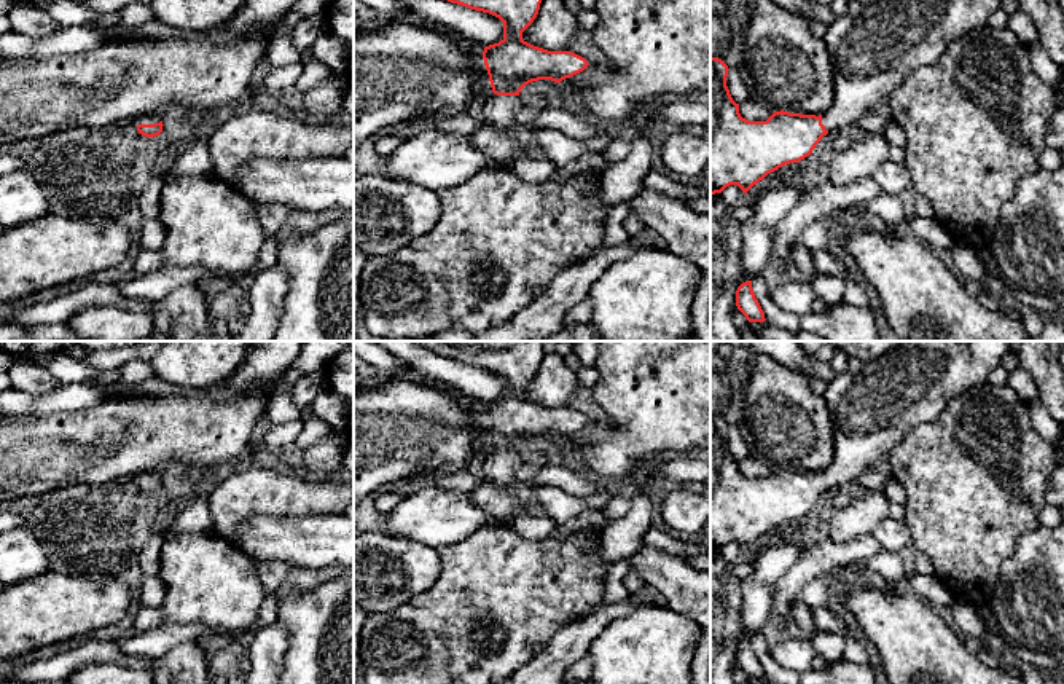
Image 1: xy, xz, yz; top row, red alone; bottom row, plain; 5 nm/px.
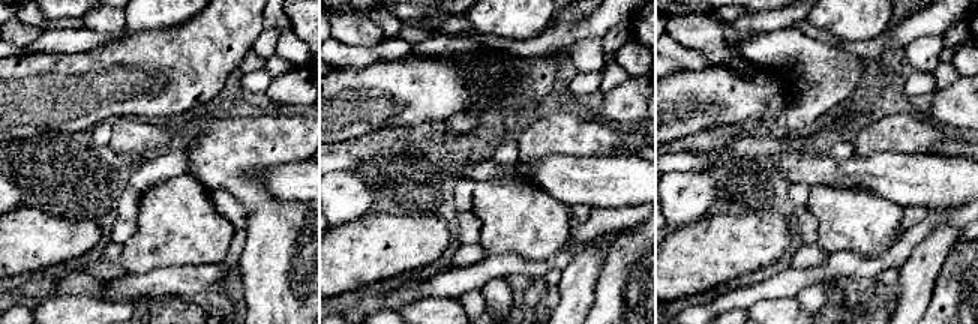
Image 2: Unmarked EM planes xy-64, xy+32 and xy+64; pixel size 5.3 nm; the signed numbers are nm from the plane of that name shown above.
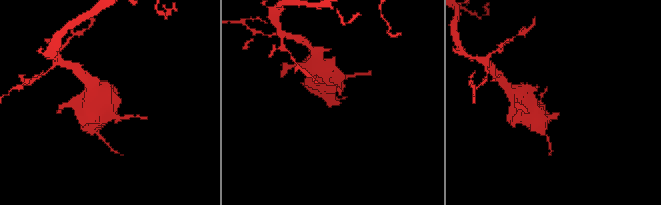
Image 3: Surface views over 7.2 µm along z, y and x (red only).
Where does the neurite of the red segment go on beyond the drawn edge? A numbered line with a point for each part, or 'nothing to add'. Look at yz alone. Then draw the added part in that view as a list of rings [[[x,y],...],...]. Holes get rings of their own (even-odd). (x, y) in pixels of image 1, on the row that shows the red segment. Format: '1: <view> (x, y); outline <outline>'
1: yz (872, 55); outline [[[879,0],[860,16],[844,14],[828,26],[823,45],[833,64],[835,100],[822,115],[831,134],[847,131],[887,102],[906,75],[937,64],[951,41],[986,26],[1003,0]]]

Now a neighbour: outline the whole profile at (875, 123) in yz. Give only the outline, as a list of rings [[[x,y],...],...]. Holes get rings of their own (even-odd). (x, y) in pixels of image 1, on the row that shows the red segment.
[[[873,110],[863,115],[857,123],[860,129],[870,134],[884,134],[889,124],[889,118],[881,115],[878,110]]]

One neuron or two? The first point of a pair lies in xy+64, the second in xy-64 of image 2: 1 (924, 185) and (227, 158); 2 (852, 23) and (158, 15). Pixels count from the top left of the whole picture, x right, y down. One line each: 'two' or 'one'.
1: two
2: one

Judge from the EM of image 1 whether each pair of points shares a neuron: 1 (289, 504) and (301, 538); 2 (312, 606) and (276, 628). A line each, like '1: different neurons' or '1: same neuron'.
1: different neurons
2: different neurons

